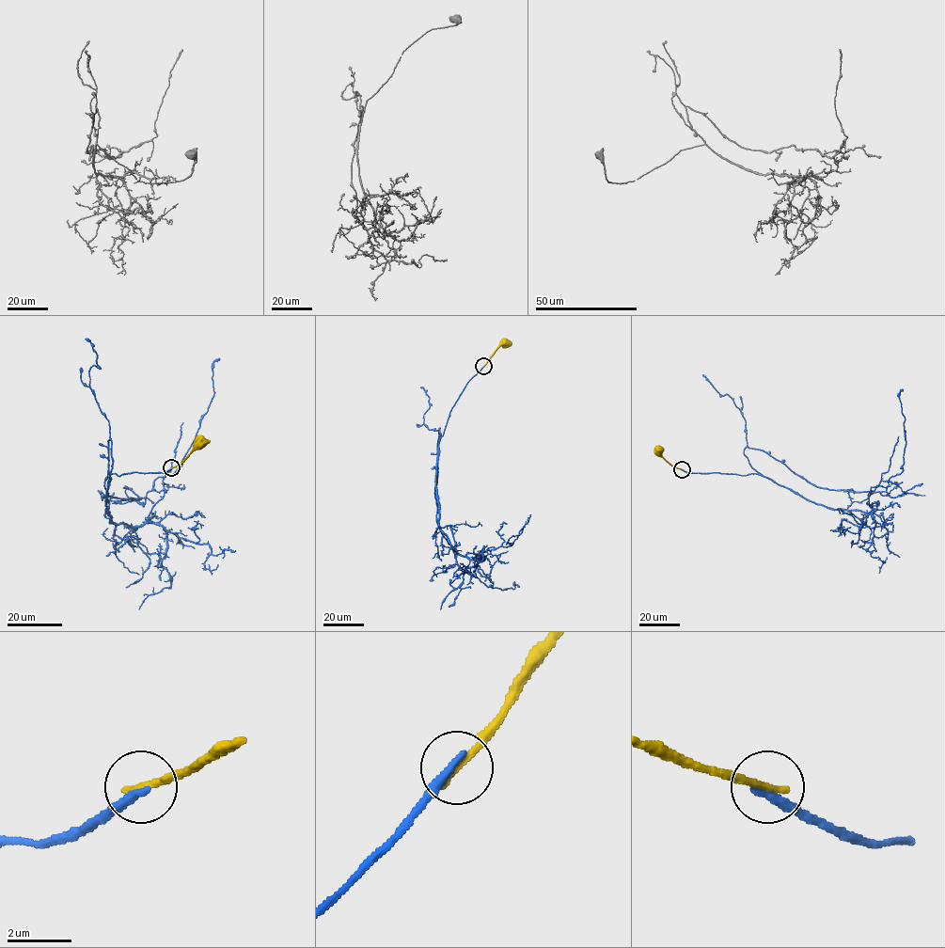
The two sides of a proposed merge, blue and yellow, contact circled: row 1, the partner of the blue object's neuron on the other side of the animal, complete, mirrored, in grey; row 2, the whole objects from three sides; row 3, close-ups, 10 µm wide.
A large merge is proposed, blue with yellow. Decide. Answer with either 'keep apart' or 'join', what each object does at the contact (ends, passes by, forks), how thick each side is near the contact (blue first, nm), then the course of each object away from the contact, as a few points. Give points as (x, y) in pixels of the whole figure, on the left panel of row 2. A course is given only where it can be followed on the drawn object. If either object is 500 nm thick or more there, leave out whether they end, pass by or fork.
keep apart; blue ends there; yellow ends there; 320 nm thick on the blue side, 260 nm on the other; blue runs (171, 468), (111, 474), (112, 522), (105, 517), (105, 496), (143, 497), (177, 469), (212, 400), (220, 359); yellow runs (171, 467), (182, 462), (200, 442)

